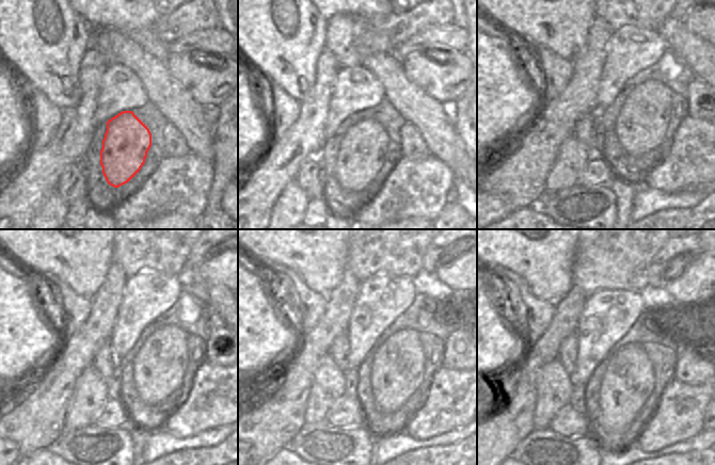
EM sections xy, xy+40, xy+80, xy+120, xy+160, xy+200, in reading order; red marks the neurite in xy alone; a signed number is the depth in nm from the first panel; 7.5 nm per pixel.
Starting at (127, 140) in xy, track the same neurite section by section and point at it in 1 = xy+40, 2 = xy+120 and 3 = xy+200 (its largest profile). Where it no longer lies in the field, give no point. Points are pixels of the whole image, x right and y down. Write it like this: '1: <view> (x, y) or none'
1: xy+40 (362, 151)
2: xy+120 (157, 374)
3: xy+200 (629, 381)

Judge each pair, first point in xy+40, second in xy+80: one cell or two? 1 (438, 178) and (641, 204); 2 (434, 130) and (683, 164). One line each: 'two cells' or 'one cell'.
1: two cells
2: one cell

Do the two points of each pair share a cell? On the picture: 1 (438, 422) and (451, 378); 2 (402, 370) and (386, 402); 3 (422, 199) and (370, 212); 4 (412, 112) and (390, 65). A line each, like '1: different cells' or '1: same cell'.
1: same cell
2: same cell
3: different cells
4: same cell

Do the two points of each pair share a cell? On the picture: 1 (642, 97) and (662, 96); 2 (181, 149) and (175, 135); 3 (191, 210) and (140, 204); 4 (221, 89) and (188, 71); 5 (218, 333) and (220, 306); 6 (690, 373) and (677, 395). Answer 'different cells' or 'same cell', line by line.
1: same cell
2: same cell
3: different cells
4: same cell
5: different cells
6: different cells

